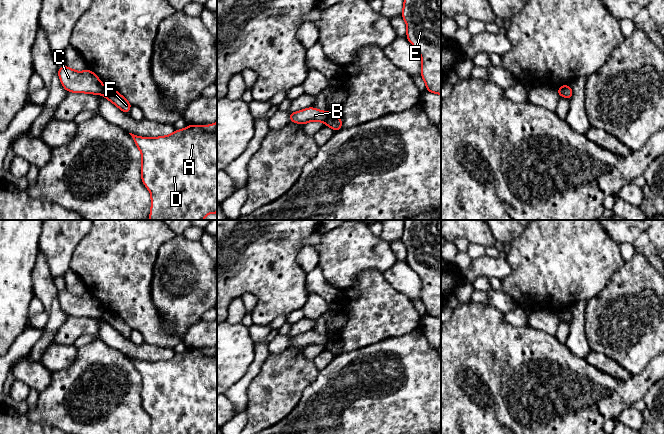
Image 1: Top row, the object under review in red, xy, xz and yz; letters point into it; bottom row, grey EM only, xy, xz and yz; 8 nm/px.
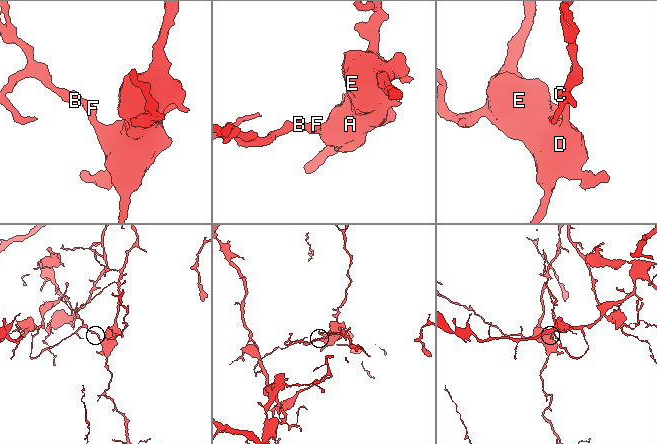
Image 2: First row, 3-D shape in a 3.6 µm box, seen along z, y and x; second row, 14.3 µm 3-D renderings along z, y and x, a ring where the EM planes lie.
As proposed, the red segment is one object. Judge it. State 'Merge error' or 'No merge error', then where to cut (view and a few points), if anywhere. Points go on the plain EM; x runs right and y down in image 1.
Merge error. Split along xz (329, 336), (324, 346)

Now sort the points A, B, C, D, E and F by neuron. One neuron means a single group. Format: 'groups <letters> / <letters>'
groups A D E F / B C

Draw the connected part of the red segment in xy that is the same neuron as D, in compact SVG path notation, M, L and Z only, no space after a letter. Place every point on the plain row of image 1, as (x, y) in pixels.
M217 346L205 349L188 349L183 354L174 354L168 360L146 362L129 357L142 378L141 402L151 417L151 434L217 434Z

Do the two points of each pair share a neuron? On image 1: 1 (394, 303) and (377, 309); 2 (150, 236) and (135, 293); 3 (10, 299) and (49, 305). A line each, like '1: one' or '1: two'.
1: one
2: one
3: two

